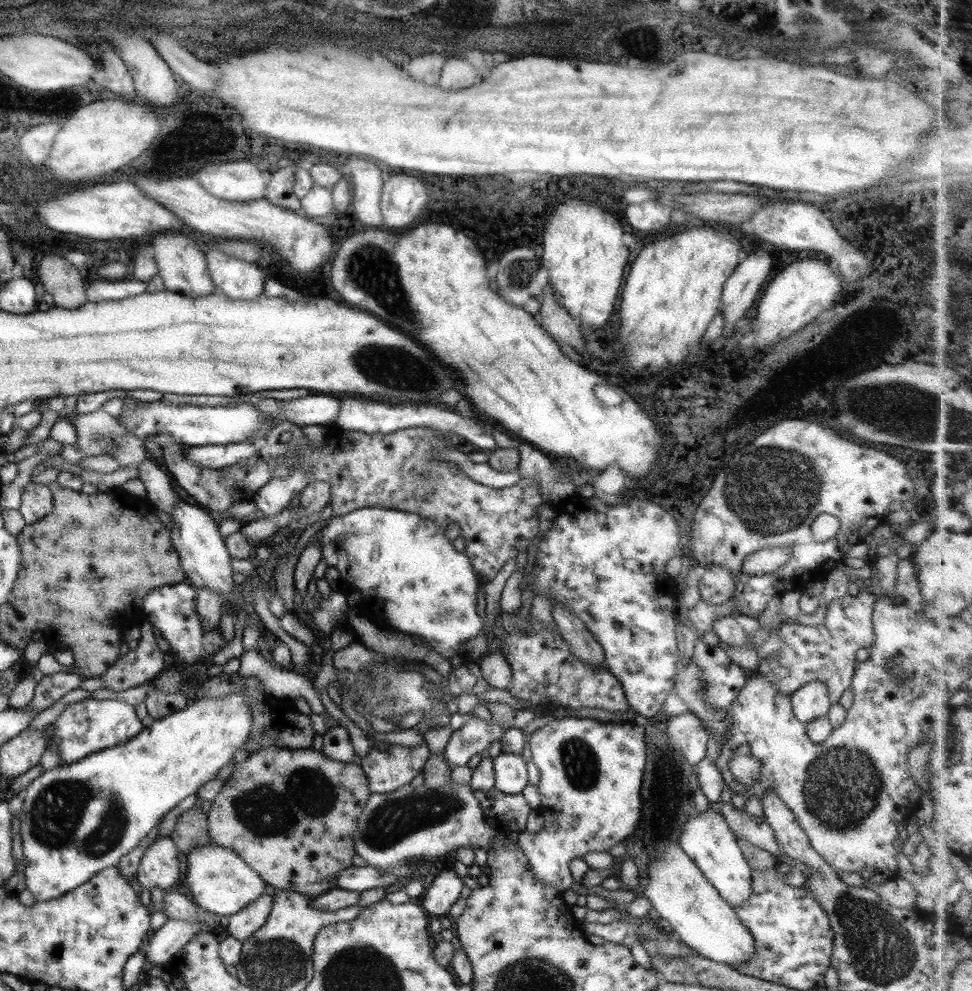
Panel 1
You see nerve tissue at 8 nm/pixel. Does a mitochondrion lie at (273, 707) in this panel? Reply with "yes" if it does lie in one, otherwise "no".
no

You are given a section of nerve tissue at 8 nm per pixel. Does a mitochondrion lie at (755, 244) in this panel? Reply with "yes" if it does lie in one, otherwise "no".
no

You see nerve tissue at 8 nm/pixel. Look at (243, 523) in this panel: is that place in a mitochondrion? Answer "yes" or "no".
no

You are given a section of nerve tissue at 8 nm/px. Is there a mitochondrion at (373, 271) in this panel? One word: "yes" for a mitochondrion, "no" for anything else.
yes

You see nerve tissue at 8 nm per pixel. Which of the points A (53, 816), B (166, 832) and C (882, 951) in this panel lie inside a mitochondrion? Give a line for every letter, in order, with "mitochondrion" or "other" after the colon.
A: mitochondrion
B: other
C: mitochondrion

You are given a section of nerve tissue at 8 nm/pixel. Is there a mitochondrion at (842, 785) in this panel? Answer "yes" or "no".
yes

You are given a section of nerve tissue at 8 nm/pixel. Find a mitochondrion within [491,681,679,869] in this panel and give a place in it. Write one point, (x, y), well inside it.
(579, 765)

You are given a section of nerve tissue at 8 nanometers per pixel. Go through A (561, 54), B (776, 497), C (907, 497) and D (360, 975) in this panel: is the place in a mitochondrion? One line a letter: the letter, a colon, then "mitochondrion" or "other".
A: other
B: mitochondrion
C: other
D: mitochondrion

